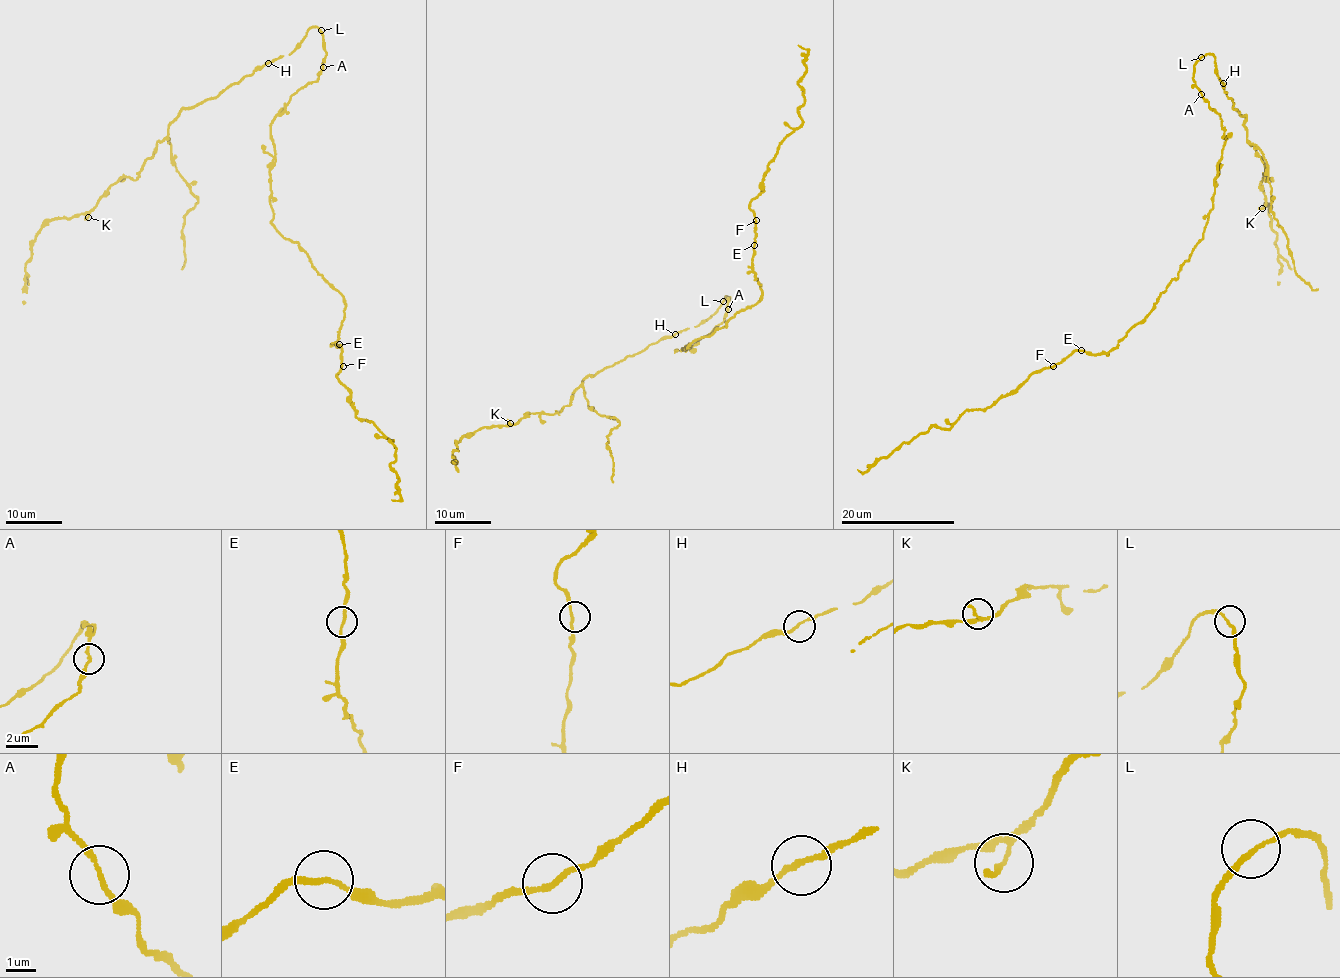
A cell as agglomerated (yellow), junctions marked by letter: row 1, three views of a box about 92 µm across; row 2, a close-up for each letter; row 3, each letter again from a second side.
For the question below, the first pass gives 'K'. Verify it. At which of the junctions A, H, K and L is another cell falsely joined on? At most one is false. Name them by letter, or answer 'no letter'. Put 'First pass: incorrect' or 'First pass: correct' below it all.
no letter
First pass: incorrect

